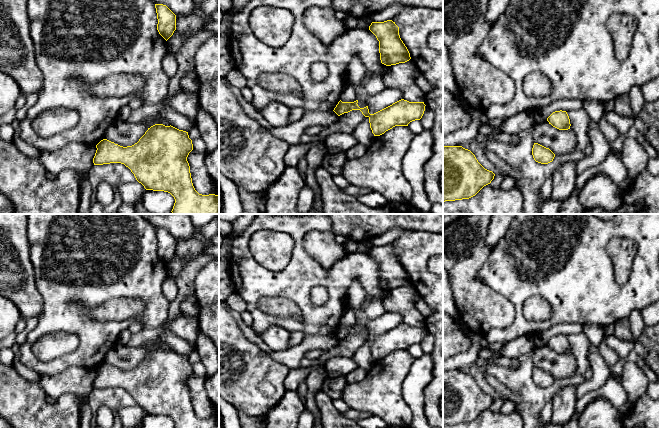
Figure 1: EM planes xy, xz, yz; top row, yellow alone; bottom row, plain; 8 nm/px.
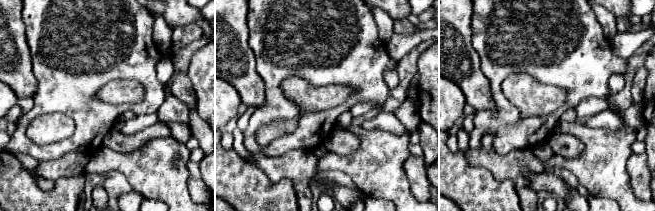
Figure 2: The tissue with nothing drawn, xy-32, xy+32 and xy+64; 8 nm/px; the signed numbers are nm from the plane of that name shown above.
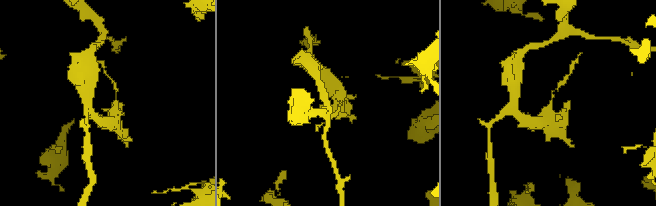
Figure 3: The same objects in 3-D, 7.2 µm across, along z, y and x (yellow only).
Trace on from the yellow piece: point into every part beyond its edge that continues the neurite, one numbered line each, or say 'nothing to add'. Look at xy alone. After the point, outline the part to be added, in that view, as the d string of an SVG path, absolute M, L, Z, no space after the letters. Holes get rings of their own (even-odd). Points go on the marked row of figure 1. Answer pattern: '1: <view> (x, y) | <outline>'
nothing to add

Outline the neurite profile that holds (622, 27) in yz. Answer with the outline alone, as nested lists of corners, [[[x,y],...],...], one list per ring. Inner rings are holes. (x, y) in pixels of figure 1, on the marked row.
[[[622,13],[613,14],[607,21],[607,28],[614,41],[616,57],[619,61],[626,60],[637,28],[636,18]]]

